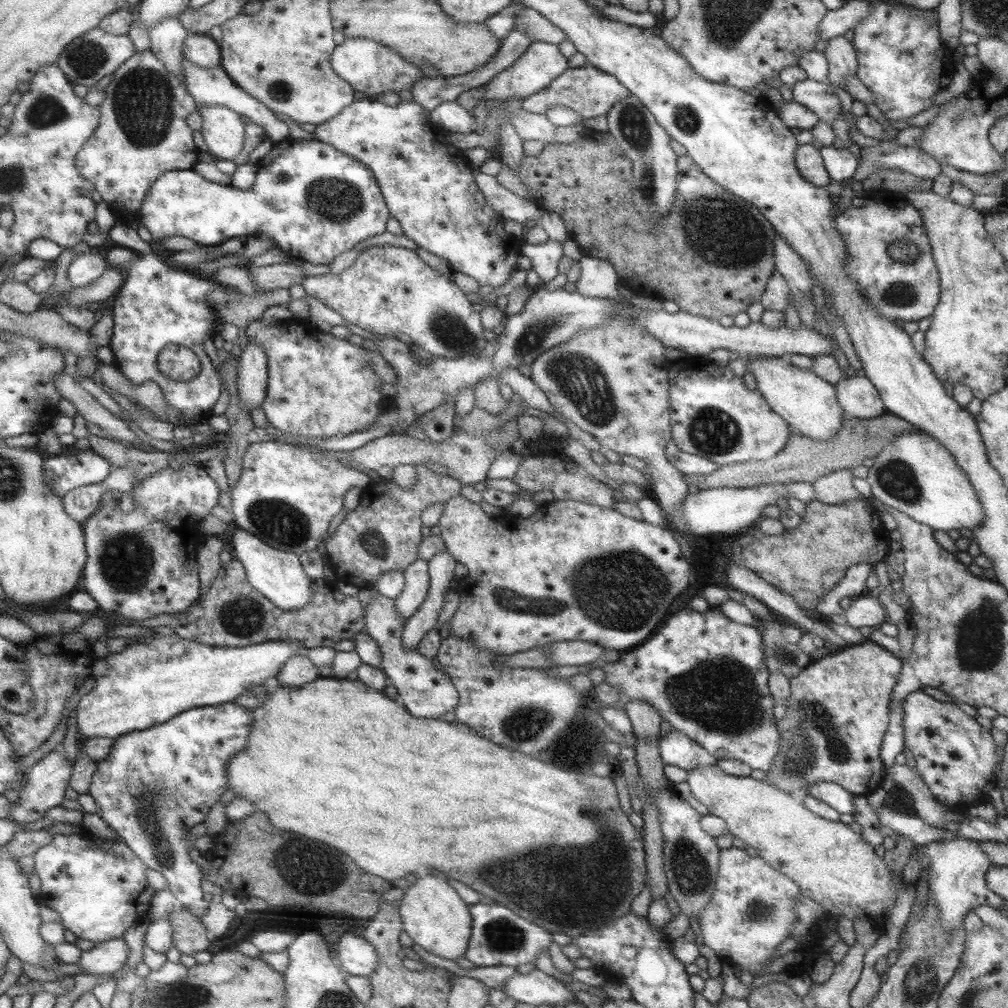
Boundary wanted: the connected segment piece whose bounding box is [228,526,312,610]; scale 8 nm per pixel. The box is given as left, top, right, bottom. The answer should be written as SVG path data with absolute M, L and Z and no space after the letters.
M232 526L231 534L228 535L228 538L233 544L235 558L243 565L246 581L261 596L267 598L271 604L274 604L280 610L295 610L305 606L308 600L312 598L310 578L303 571L297 559L298 555L277 550L275 547L261 542L261 539L254 534L241 530L236 526Z

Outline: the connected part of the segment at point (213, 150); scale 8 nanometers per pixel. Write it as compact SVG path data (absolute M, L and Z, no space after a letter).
M211 105L197 108L202 116L200 133L207 153L214 159L235 160L244 145L244 125L240 114L226 106Z

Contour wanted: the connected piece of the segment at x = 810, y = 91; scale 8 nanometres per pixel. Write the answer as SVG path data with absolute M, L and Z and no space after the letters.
M806 78L796 82L792 87L792 99L817 115L818 122L829 126L833 120L841 117L841 104L829 84Z

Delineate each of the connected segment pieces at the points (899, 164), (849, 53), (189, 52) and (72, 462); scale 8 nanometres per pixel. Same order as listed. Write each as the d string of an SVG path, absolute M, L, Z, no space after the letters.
M895 139L880 140L877 146L860 149L859 166L851 180L861 182L876 173L876 164L883 168L895 168L919 178L935 178L940 173L939 162L917 146L903 146Z
M843 35L828 39L822 52L828 62L827 80L843 89L845 78L856 74L856 54L853 45Z
M188 33L182 42L182 56L201 68L220 66L218 43L209 34Z
M91 448L63 451L42 462L42 476L55 495L63 496L79 486L101 483L109 472L109 464Z

